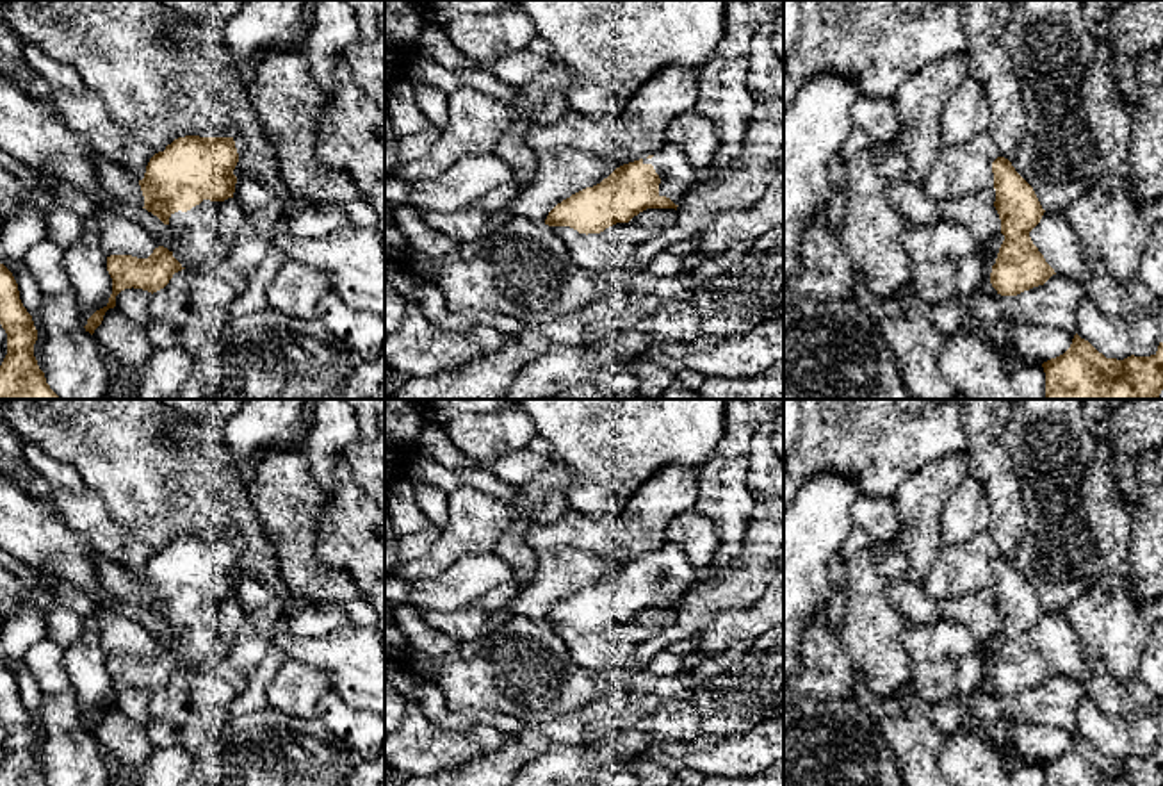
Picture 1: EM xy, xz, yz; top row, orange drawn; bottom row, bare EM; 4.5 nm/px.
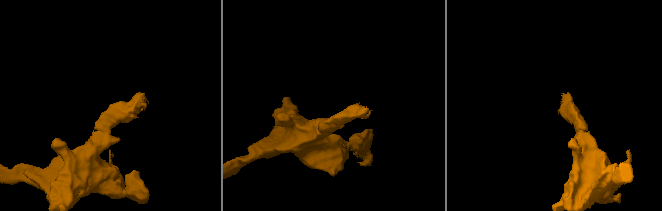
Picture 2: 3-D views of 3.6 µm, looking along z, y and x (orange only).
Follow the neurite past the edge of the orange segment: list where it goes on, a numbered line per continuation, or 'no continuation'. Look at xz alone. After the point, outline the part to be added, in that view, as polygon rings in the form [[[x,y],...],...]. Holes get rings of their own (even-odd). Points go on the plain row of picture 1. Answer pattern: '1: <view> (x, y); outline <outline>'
1: xz (677, 576); outline [[[664,544],[652,558],[643,558],[643,563],[652,563],[661,577],[659,595],[670,597],[675,604],[705,576],[705,569],[693,567],[684,549],[677,544]]]

